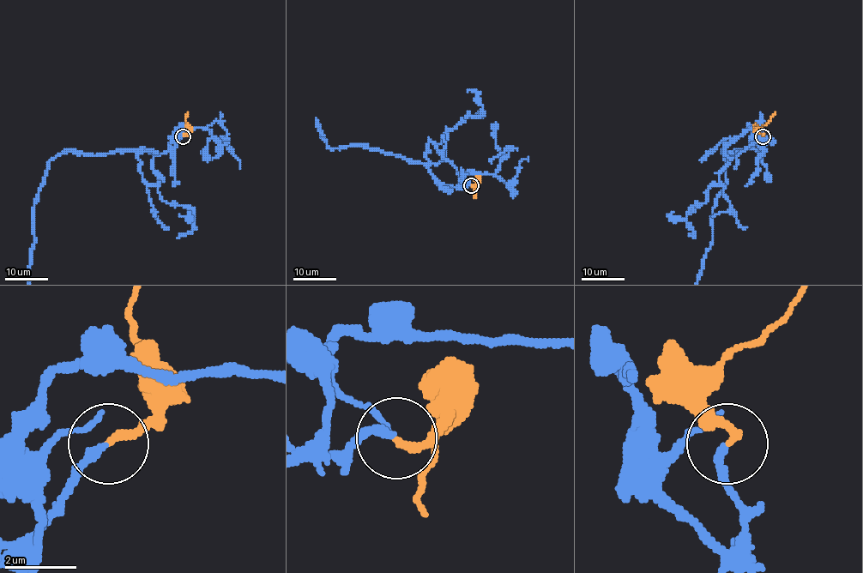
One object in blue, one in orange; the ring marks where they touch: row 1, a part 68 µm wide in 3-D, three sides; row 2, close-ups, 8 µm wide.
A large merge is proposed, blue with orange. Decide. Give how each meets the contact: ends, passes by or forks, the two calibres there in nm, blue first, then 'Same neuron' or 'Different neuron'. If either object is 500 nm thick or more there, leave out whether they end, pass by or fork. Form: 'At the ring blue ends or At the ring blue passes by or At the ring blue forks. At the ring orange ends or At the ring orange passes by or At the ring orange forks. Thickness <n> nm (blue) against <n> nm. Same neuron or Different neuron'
At the ring blue passes by. At the ring orange ends. Thickness 160 nm (blue) against 220 nm. Same neuron

